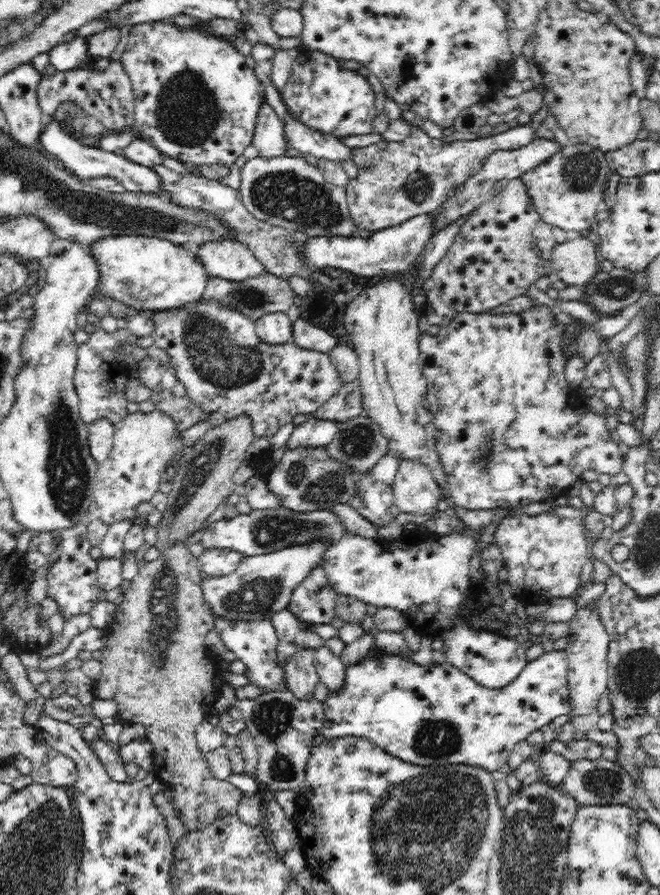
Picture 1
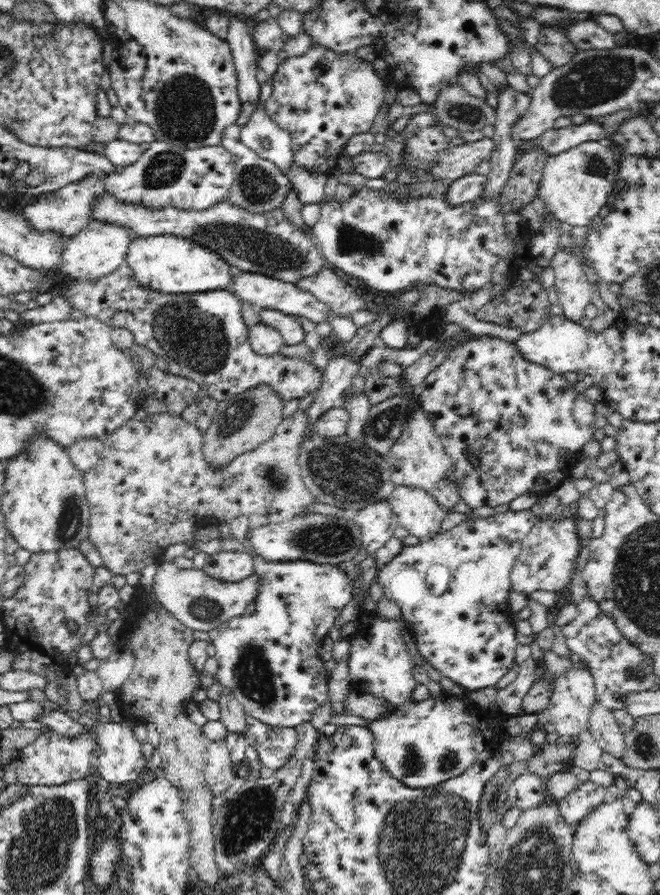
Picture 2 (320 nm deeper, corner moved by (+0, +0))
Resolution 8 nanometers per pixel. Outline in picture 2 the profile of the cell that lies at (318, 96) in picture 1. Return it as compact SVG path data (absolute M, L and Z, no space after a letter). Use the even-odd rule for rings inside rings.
M313 43L303 55L281 61L271 77L270 85L272 94L265 102L265 113L290 133L294 165L316 174L331 175L336 170L336 160L343 154L348 140L354 134L370 132L374 118L384 104L384 81L371 63L358 57L356 51L338 54L321 44Z

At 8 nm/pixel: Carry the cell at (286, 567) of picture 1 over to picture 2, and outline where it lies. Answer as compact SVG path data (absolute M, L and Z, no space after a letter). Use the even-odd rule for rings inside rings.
M159 561L156 563L156 574L152 585L156 602L162 605L173 618L176 618L183 626L192 631L210 632L219 628L222 624L228 623L236 616L246 614L246 606L255 600L258 592L258 579L255 574L237 583L219 581L207 575L204 569L180 569L172 561Z

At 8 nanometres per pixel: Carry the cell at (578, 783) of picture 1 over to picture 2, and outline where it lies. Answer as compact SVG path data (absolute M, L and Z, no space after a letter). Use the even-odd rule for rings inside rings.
M586 781L579 783L578 788L563 799L556 801L562 819L569 825L578 825L587 818L597 806L608 800L605 788Z

